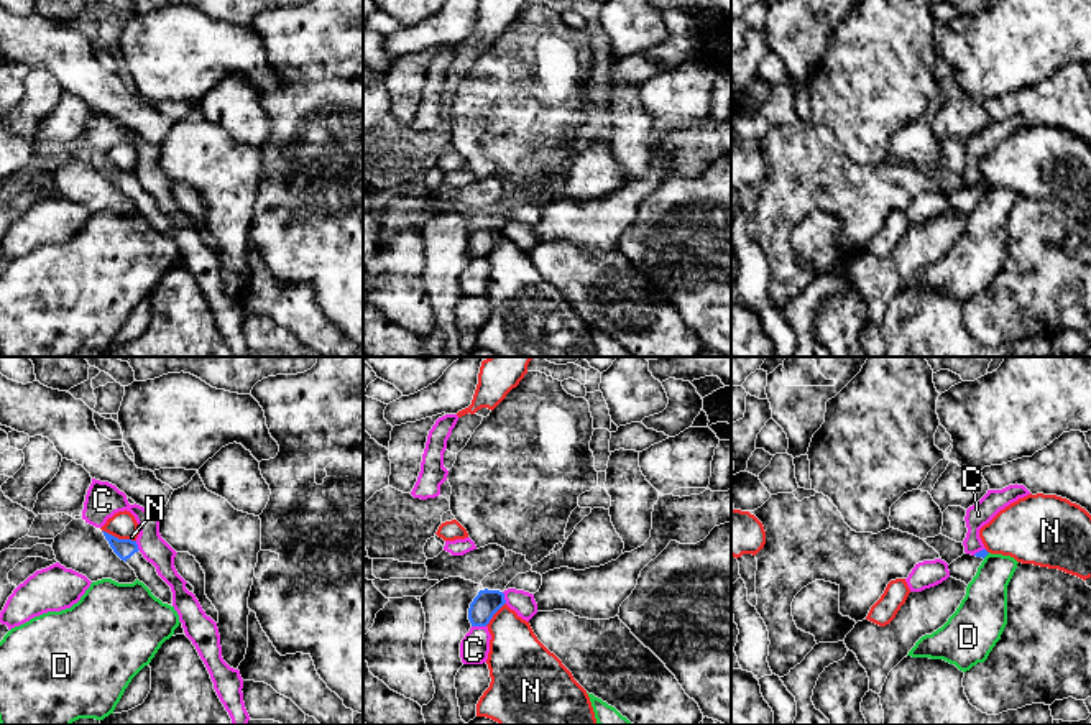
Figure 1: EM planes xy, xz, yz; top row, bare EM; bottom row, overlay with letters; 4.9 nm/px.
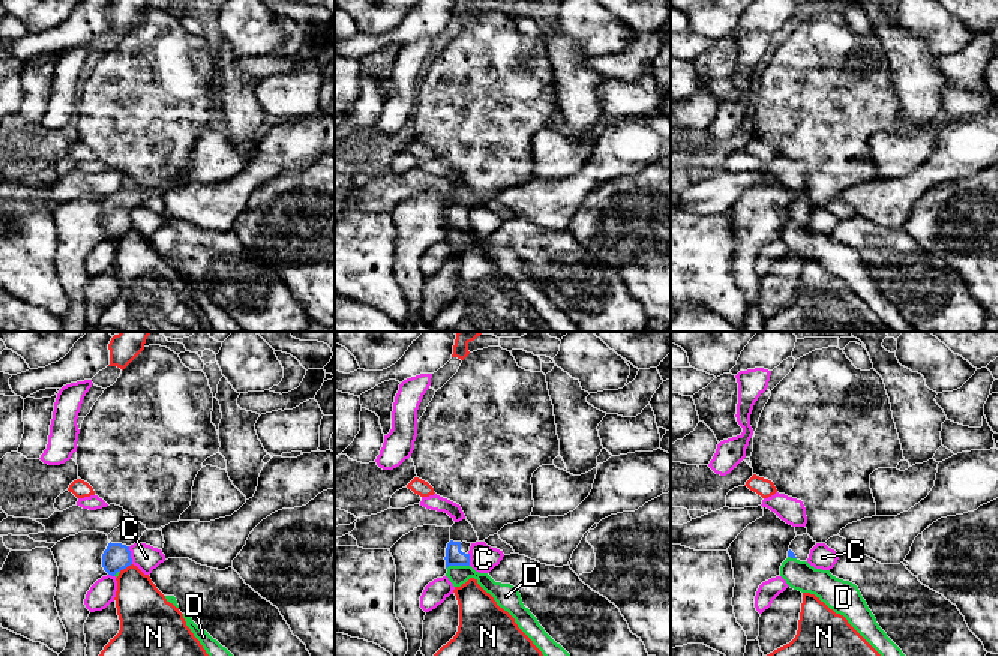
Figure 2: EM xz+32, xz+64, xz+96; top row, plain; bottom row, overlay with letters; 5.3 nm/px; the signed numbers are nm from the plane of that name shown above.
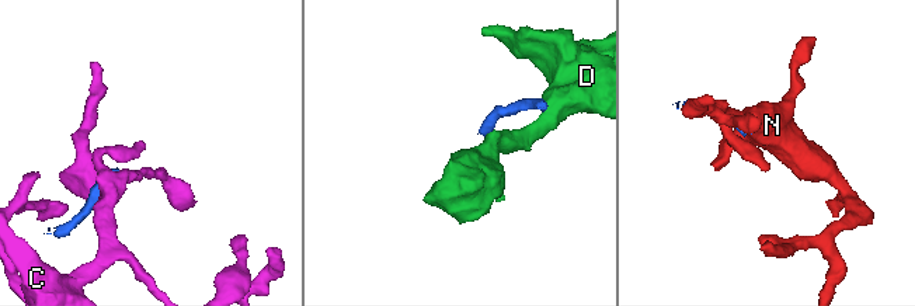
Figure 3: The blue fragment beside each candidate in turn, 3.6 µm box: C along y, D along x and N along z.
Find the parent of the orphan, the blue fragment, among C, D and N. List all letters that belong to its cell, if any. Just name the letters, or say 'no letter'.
no letter

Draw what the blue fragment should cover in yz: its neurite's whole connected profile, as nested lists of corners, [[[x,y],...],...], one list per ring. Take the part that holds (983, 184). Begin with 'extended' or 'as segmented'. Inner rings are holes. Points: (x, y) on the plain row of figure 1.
extended | [[[986,181],[976,184],[974,187],[964,184],[961,189],[948,197],[950,209],[961,212],[968,217],[987,186],[989,184]]]

